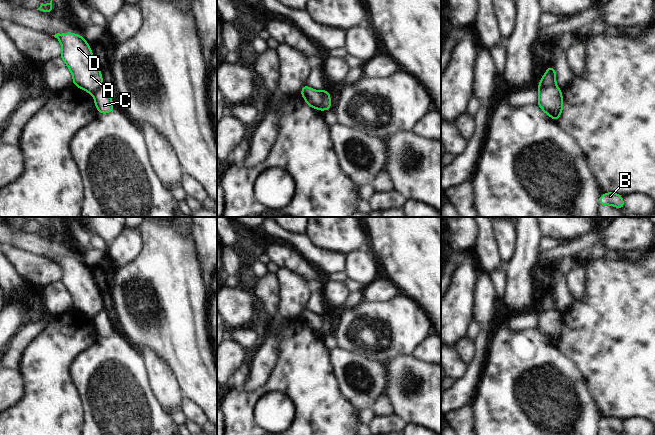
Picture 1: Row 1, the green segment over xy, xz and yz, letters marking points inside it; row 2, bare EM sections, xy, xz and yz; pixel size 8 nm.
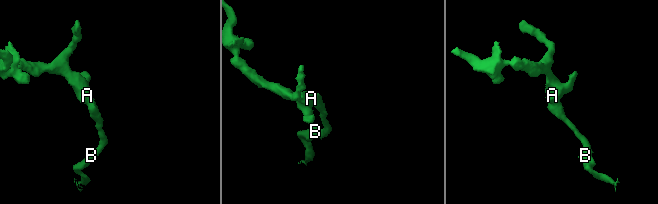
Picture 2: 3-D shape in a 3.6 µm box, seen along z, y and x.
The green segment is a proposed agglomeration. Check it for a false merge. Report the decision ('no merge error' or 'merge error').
merge error

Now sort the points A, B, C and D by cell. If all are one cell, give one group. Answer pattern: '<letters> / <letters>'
A D / B C

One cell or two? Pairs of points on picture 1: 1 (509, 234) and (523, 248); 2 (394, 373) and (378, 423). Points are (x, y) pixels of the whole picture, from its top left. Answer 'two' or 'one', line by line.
1: two
2: two

